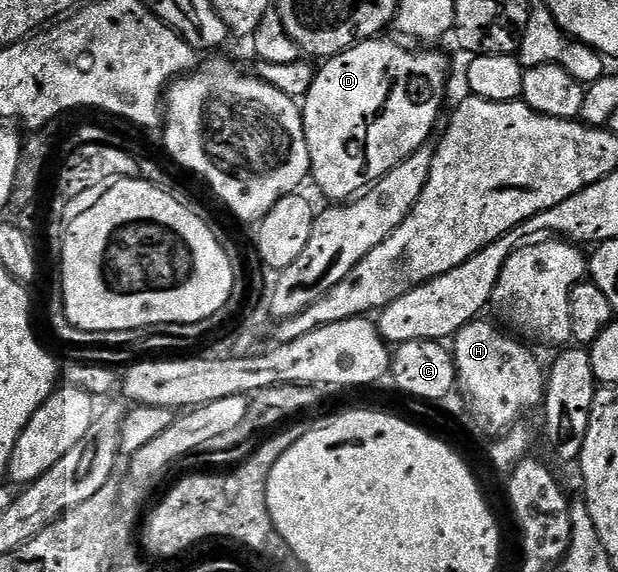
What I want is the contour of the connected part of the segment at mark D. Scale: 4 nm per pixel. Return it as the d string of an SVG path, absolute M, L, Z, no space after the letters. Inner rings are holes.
M387 36L369 38L367 42L358 42L352 48L340 52L335 58L327 58L317 67L312 88L308 88L305 98L301 99L300 109L302 111L302 127L304 136L308 144L310 153L310 174L312 182L322 189L322 194L326 200L333 200L341 204L355 196L363 193L367 188L378 182L391 170L396 168L408 156L416 153L420 147L427 145L431 141L430 133L434 130L434 125L438 122L438 117L442 114L442 101L446 98L446 58L442 54L437 54L434 48L418 48L422 50L409 50L406 46L401 46L398 42L393 42Z

